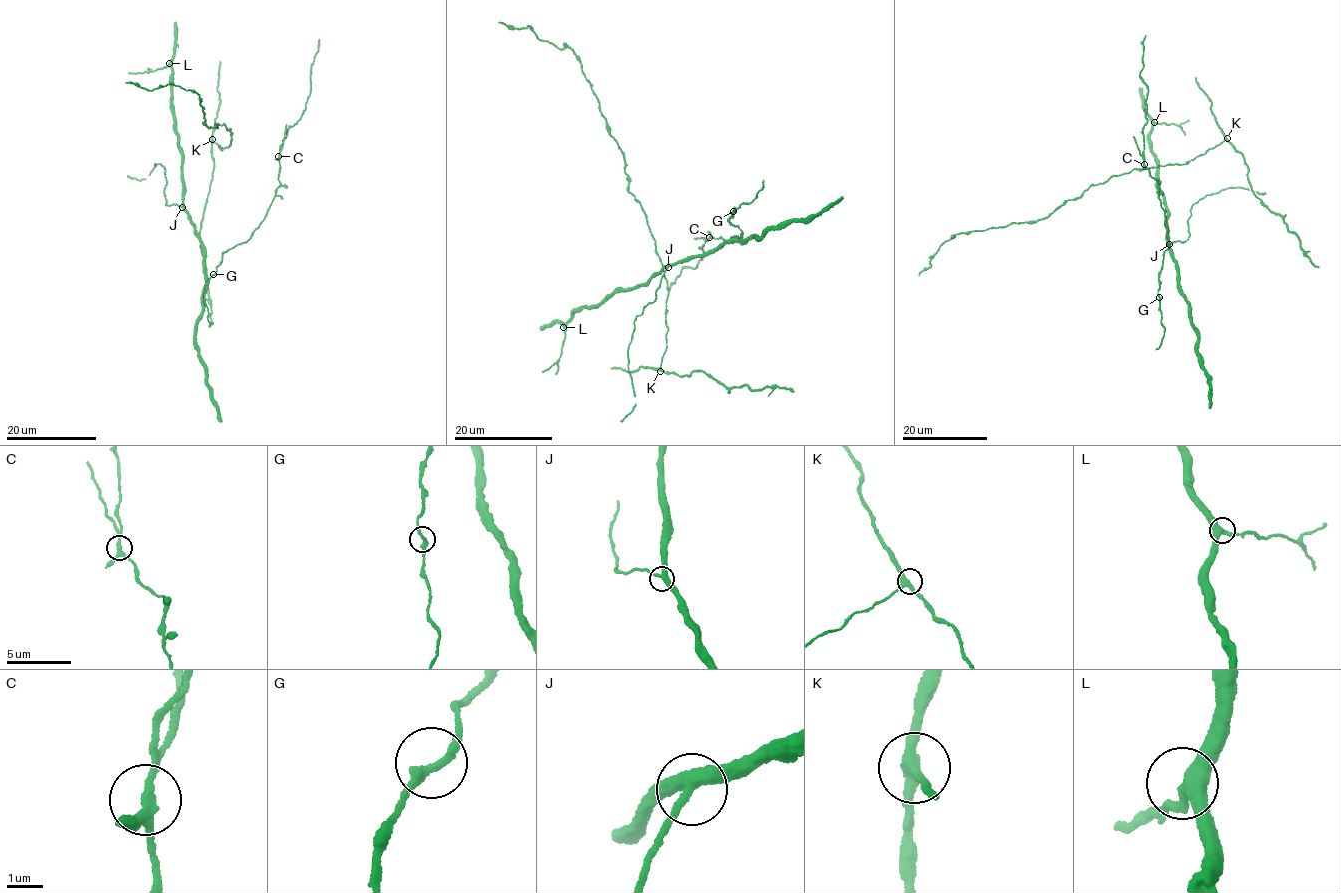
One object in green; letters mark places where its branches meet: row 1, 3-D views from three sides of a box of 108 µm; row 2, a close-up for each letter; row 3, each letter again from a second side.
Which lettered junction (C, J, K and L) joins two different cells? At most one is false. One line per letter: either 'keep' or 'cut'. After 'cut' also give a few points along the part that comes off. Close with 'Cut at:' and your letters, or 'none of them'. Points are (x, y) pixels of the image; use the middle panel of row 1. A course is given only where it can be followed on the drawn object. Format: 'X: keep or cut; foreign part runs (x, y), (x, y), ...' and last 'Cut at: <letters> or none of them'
C: cut; foreign part runs (709, 237), (719, 236), (729, 242), (742, 234), (729, 220), (743, 202), (753, 200), (764, 186), (763, 180)
J: keep
K: keep
L: keep
Cut at: C

